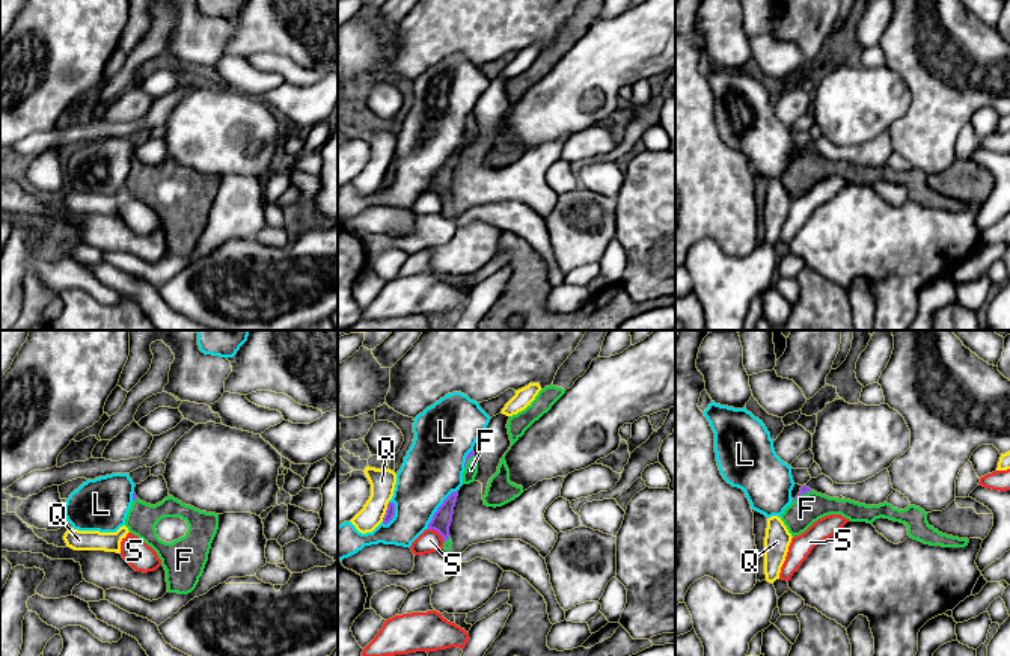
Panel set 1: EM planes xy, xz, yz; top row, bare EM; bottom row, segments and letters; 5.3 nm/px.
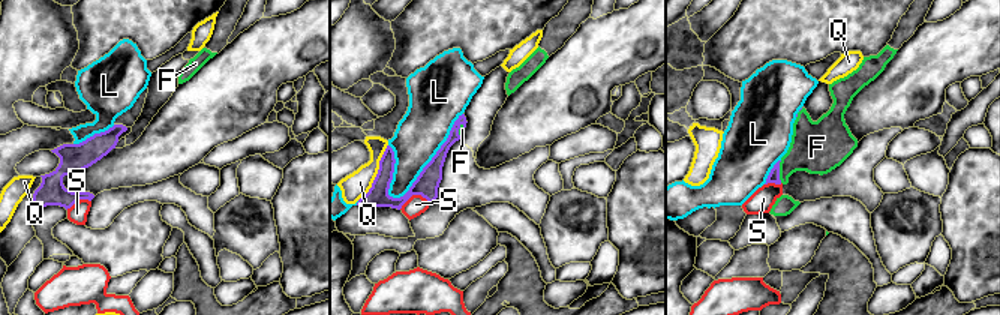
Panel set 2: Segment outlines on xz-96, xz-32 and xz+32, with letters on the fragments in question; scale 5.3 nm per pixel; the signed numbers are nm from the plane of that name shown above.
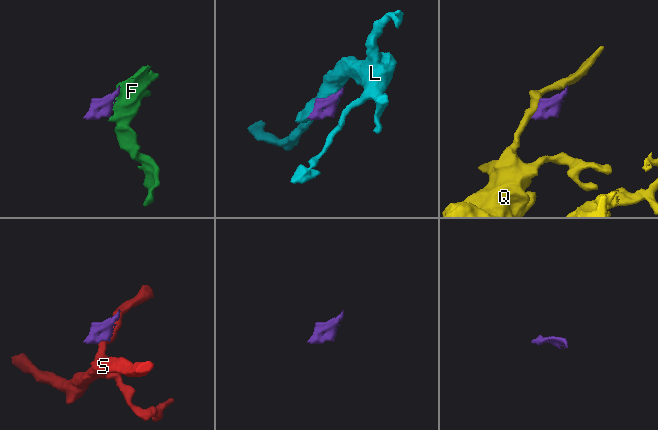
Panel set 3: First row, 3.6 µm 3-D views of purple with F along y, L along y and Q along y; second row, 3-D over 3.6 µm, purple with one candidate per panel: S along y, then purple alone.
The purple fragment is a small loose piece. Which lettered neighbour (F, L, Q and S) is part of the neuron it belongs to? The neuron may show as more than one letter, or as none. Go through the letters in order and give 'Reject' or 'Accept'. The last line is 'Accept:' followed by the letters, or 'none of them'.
F: Accept
L: Reject
Q: Reject
S: Reject
Accept: F

